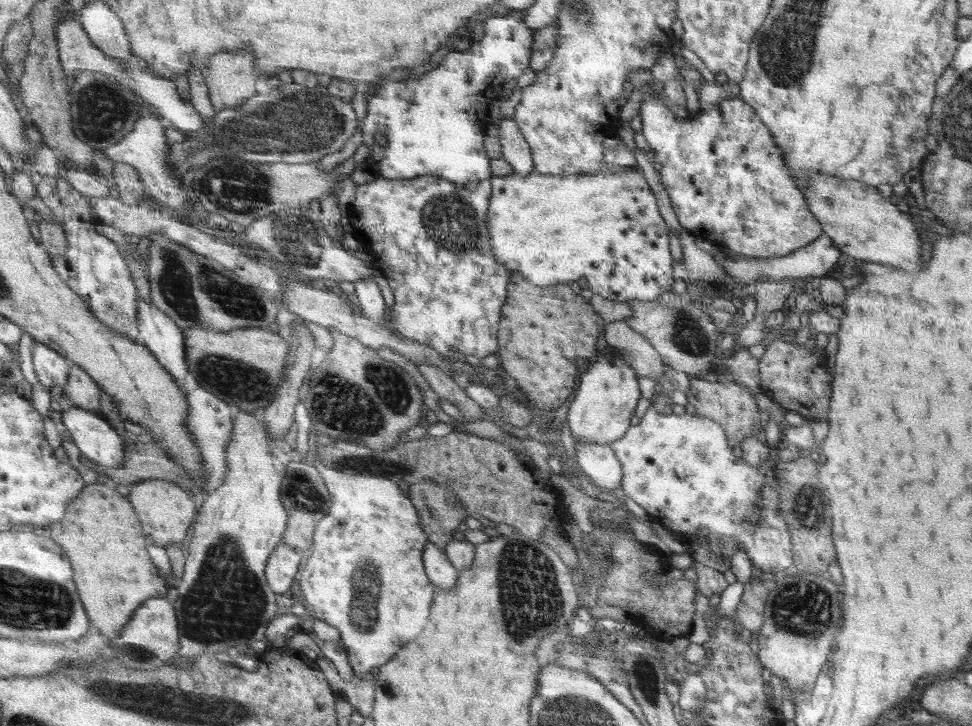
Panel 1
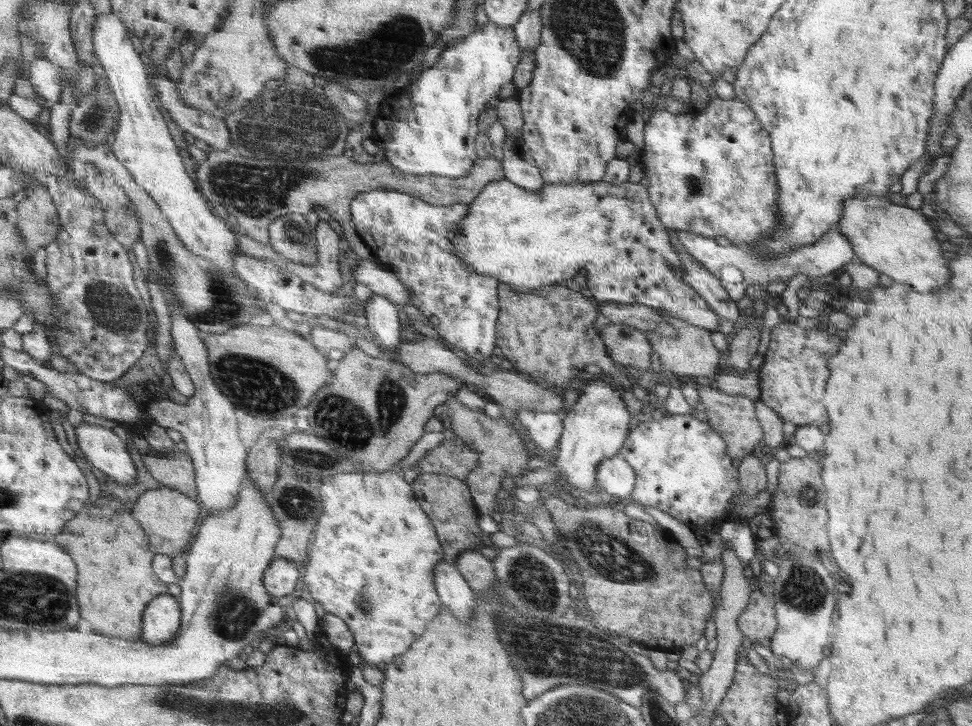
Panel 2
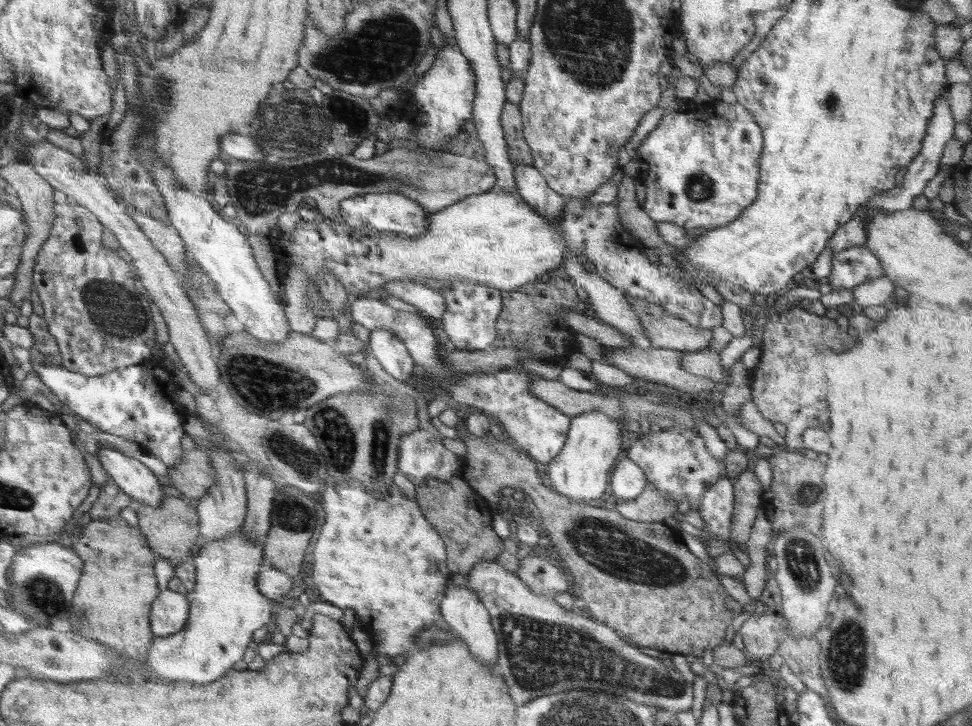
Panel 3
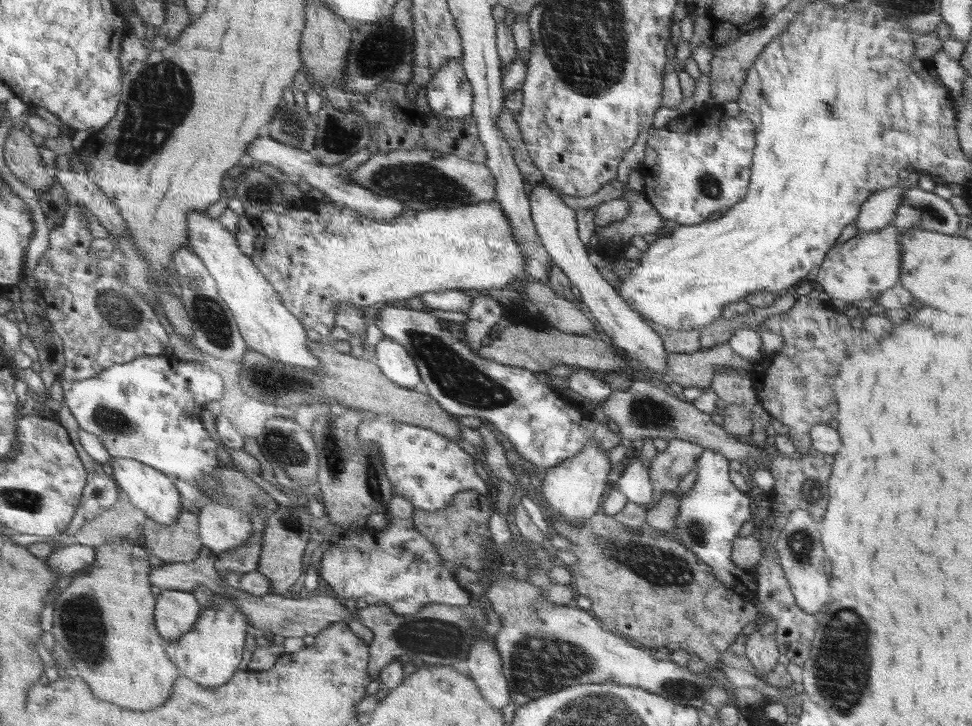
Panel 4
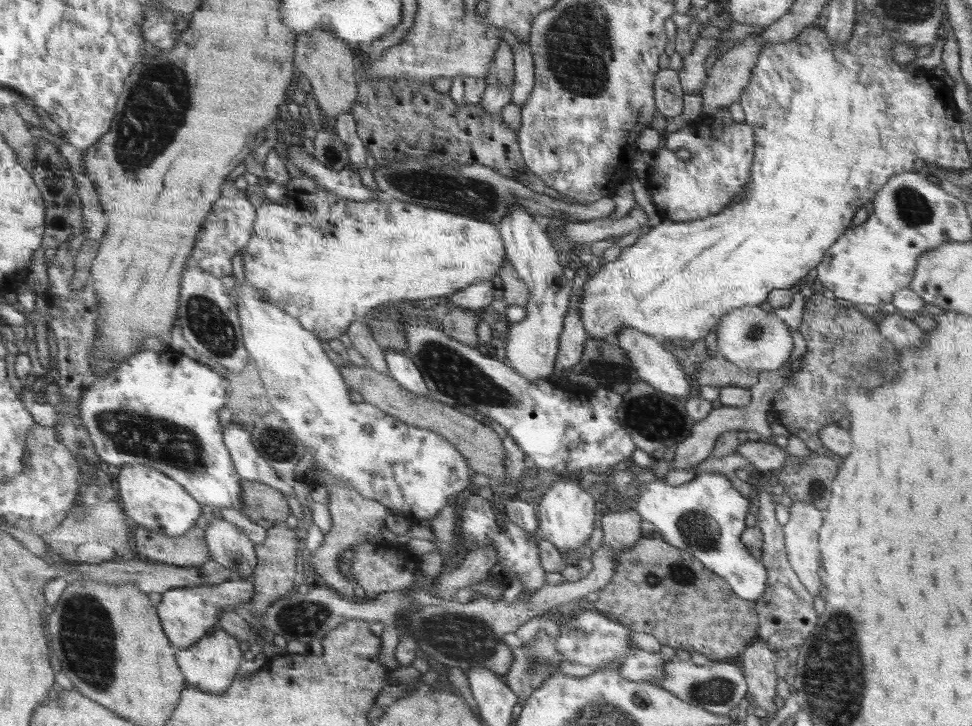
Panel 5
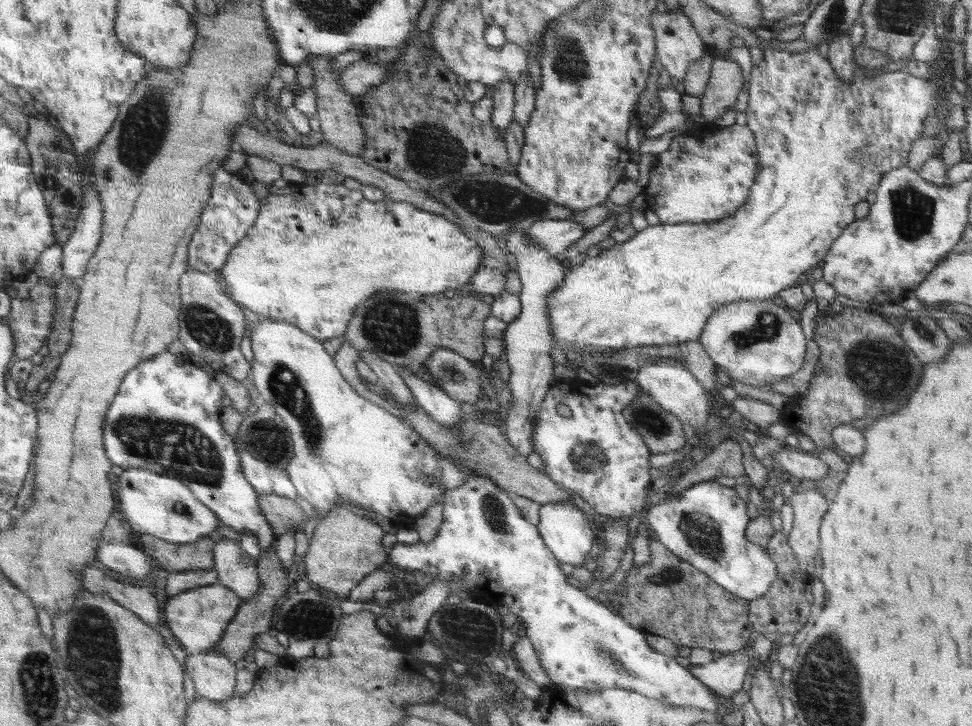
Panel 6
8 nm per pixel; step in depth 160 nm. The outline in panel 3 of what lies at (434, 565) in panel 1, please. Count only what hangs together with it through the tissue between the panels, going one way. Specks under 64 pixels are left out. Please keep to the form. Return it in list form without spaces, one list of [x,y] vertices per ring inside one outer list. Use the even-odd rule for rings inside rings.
[[[450,581],[449,589],[444,594],[446,595],[441,600],[441,614],[444,616],[444,620],[460,638],[466,638],[466,642],[470,642],[470,650],[474,650],[474,654],[478,654],[478,658],[482,658],[482,662],[486,662],[488,666],[494,666],[494,670],[498,670],[498,666],[496,666],[497,636],[494,634],[489,612],[478,595],[468,587],[453,581]]]

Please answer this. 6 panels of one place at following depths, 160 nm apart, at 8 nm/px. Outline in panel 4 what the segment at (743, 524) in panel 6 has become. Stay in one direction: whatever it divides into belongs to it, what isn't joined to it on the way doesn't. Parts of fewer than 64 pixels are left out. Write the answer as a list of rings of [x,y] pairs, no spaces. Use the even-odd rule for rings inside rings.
[[[704,449],[698,460],[697,479],[690,491],[682,493],[678,498],[679,508],[676,516],[676,528],[674,533],[678,536],[678,542],[686,546],[686,550],[692,550],[698,559],[716,570],[717,578],[726,584],[734,594],[742,595],[743,599],[755,600],[760,589],[758,572],[753,569],[738,568],[730,562],[730,550],[732,540],[736,538],[742,524],[750,519],[750,500],[748,496],[740,494],[734,482],[728,478],[728,460],[720,451]],[[639,459],[632,460],[630,464],[624,466],[618,478],[617,489],[630,502],[646,505],[646,510],[651,510],[656,505],[652,500],[653,488],[649,479],[649,471]]]

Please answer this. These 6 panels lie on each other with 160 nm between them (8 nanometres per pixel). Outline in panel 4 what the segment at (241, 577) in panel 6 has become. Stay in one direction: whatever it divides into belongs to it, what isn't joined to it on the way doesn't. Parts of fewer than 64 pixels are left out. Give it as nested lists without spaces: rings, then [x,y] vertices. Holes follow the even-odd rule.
[[[222,503],[200,505],[198,519],[206,548],[217,555],[240,548],[254,532],[246,512]]]

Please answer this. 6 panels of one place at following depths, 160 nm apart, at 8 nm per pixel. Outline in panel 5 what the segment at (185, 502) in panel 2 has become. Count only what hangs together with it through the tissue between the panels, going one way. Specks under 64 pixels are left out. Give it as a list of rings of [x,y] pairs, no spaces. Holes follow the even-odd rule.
[[[196,525],[180,538],[164,536],[138,527],[135,530],[138,555],[151,562],[200,567],[210,560],[204,530]]]

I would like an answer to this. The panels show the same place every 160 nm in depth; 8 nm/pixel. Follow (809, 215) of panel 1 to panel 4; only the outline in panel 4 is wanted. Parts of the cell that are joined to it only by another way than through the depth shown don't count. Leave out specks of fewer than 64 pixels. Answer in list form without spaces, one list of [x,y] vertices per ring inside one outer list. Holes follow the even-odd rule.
[[[742,113],[739,116],[728,116],[724,114],[696,114],[696,116],[681,116],[680,118],[672,119],[668,121],[666,126],[663,126],[659,129],[654,129],[650,132],[650,135],[647,140],[647,146],[645,147],[646,157],[643,159],[643,162],[635,166],[636,170],[640,172],[640,175],[643,179],[643,188],[642,191],[645,194],[645,198],[649,203],[657,210],[657,213],[663,219],[671,219],[678,222],[678,224],[700,224],[704,222],[710,214],[714,212],[727,212],[728,208],[733,208],[737,202],[740,202],[747,196],[748,193],[748,182],[750,182],[750,166],[752,166],[752,150],[754,150],[756,144],[756,133],[755,126],[753,122],[748,119]]]

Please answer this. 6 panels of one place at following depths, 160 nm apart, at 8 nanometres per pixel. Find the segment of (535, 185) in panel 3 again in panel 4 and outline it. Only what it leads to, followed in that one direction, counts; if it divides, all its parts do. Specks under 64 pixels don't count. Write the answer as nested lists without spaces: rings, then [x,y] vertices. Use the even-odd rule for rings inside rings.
[[[544,186],[530,188],[530,206],[533,209],[533,219],[541,235],[542,246],[549,251],[552,263],[561,267],[570,282],[580,292],[580,296],[590,309],[592,316],[602,327],[603,335],[607,335],[618,349],[623,349],[627,356],[649,371],[662,373],[667,371],[667,354],[663,340],[658,338],[643,318],[630,308],[630,305],[617,293],[617,290],[608,283],[598,268],[588,258],[588,248],[580,240],[577,229],[576,211],[570,208],[552,189]]]

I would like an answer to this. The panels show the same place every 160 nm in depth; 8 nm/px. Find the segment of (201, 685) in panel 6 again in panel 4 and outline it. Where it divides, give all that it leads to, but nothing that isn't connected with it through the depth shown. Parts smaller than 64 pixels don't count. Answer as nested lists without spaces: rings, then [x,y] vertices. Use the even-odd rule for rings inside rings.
[[[214,595],[213,605],[201,609],[201,616],[193,629],[184,636],[167,641],[166,654],[182,675],[191,678],[203,687],[214,688],[225,685],[236,673],[238,664],[242,662],[246,628],[250,626],[247,616],[236,603]]]

